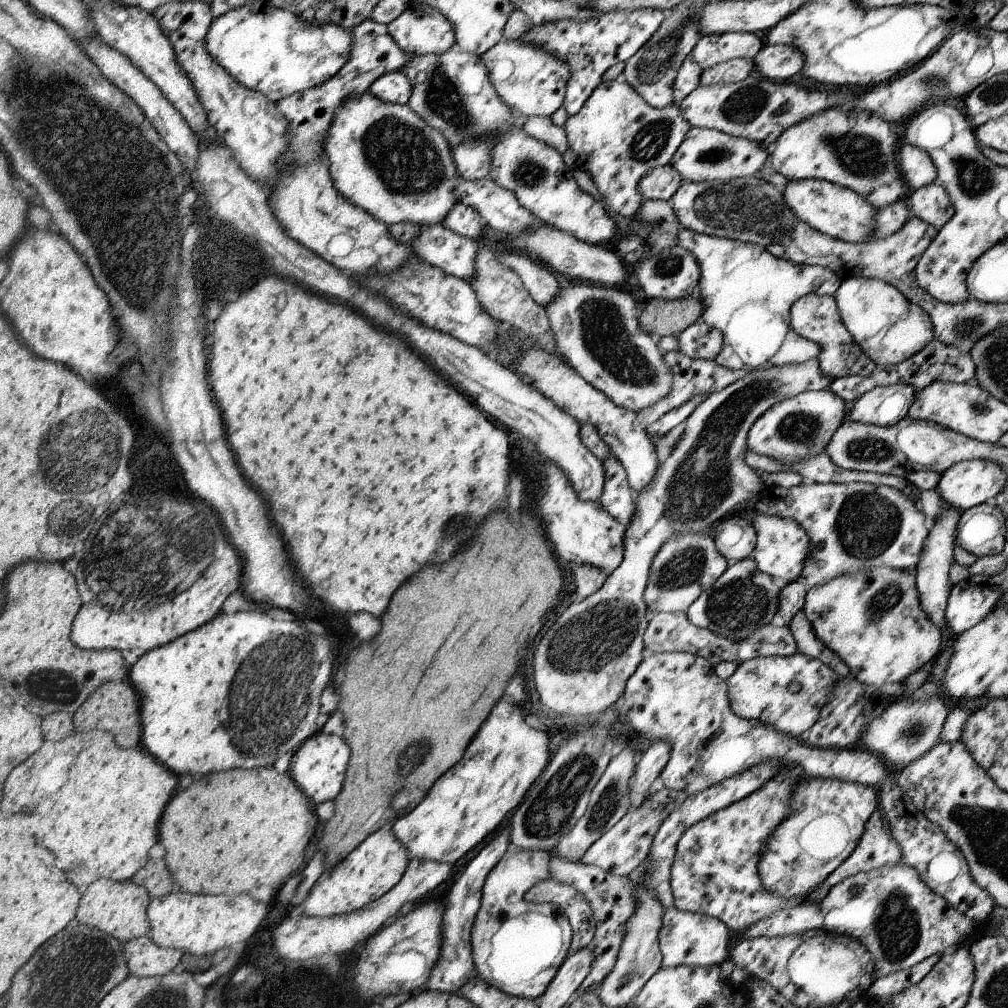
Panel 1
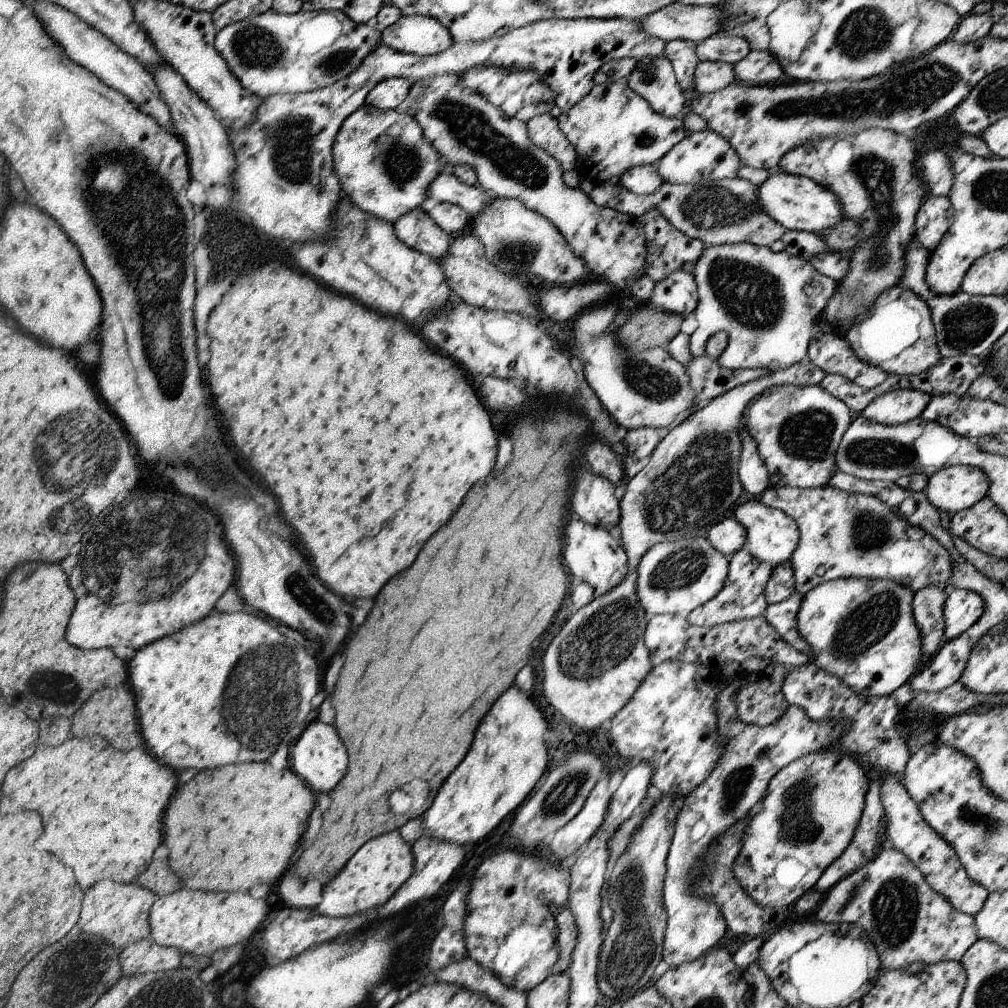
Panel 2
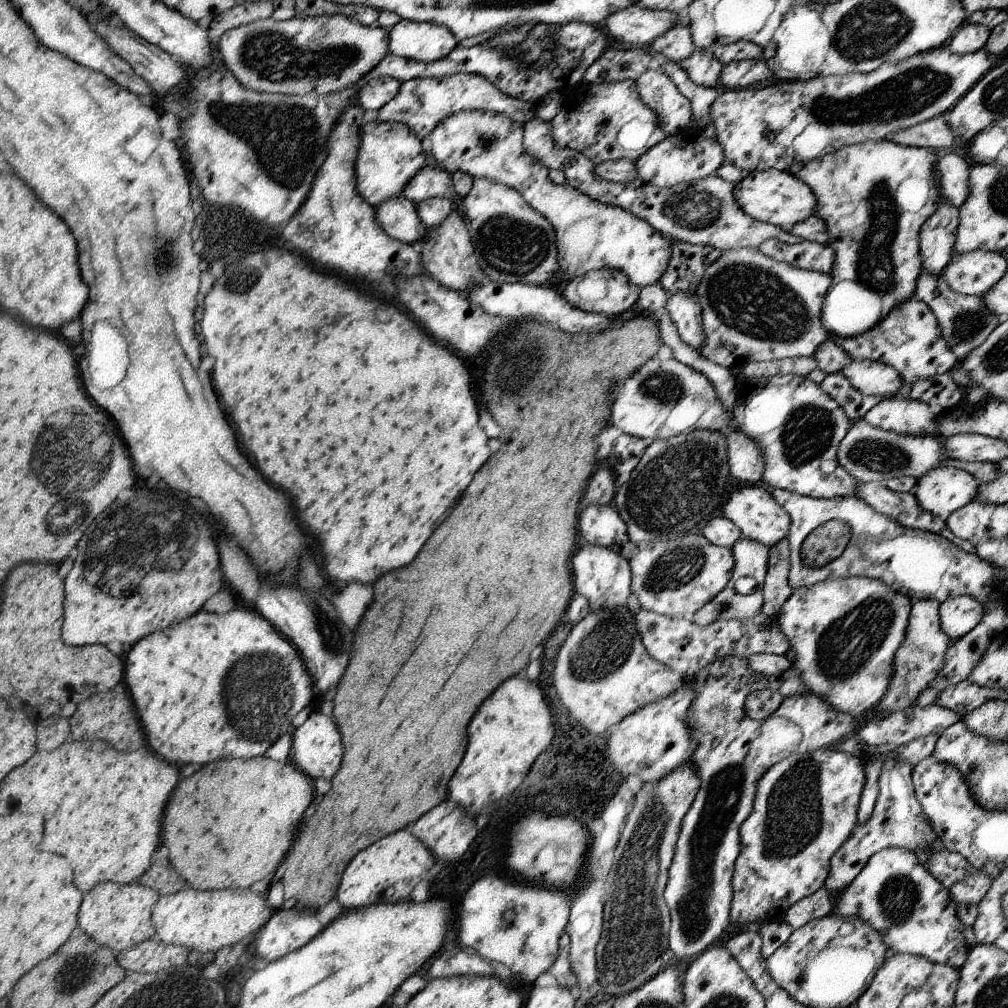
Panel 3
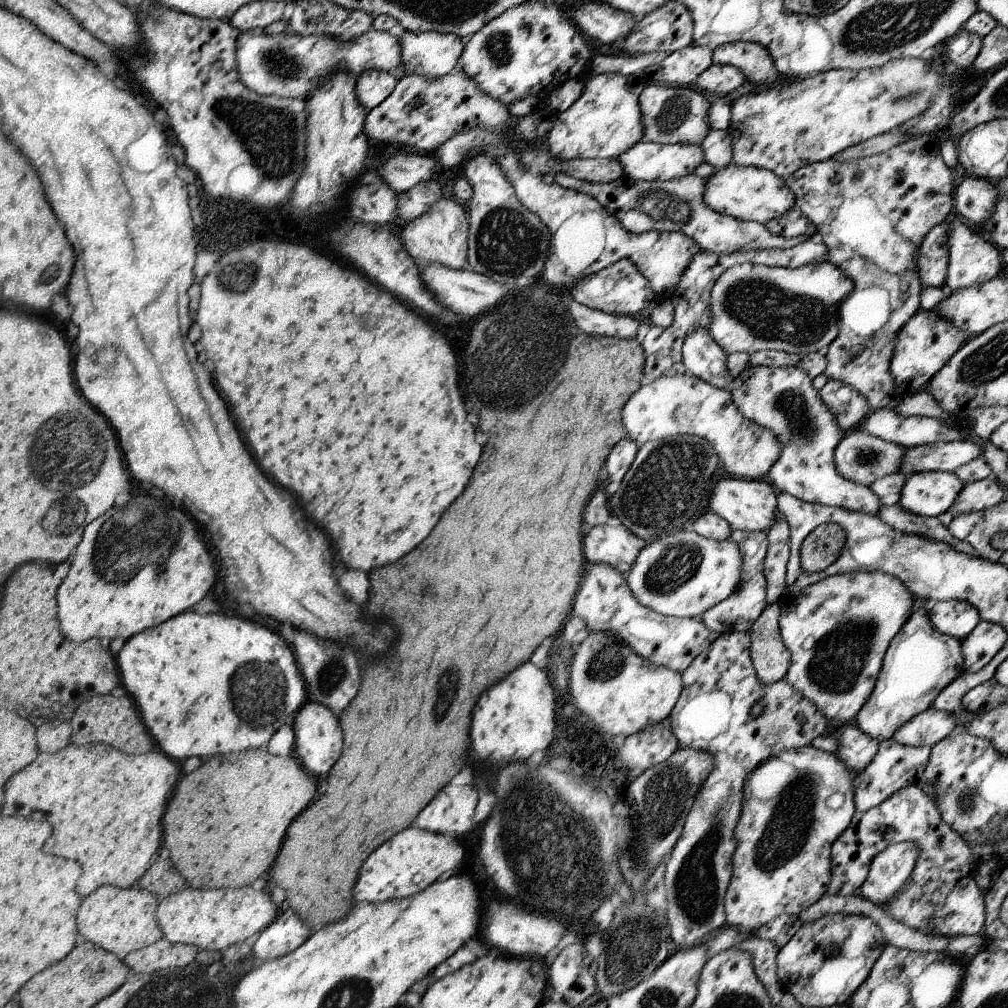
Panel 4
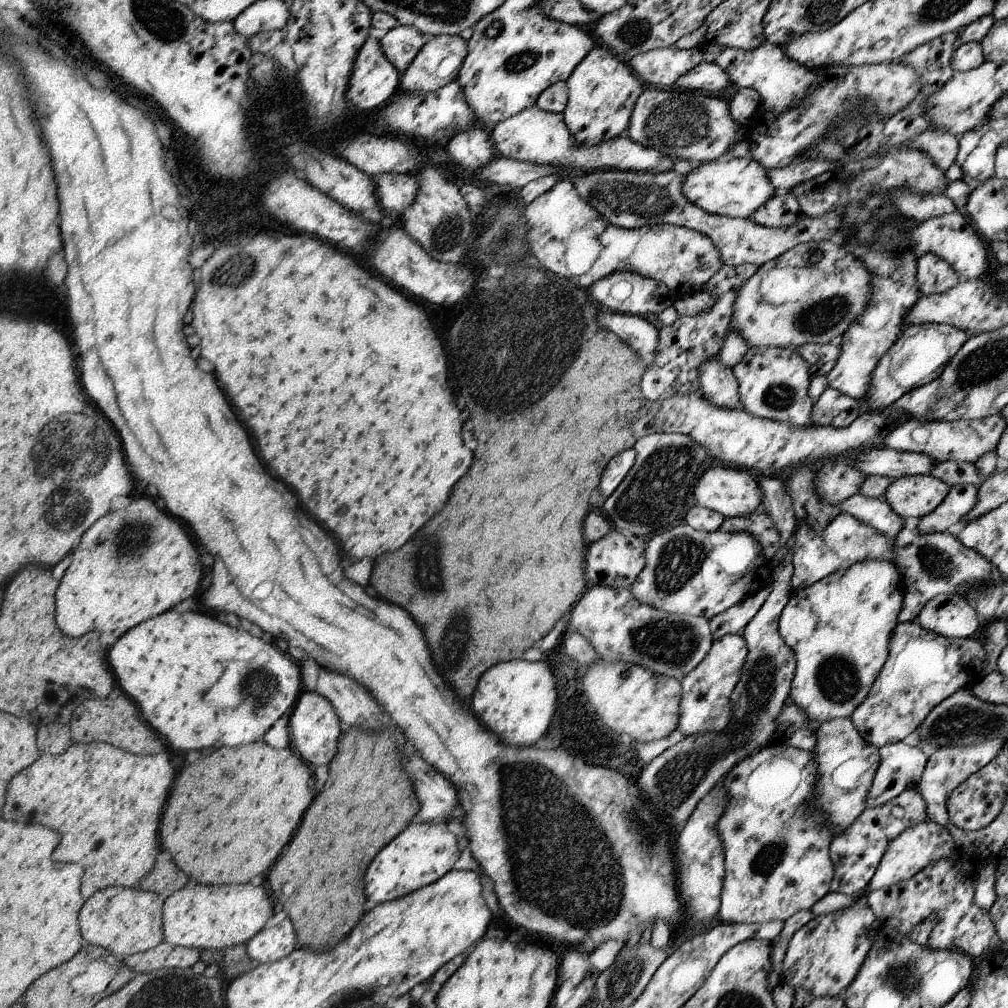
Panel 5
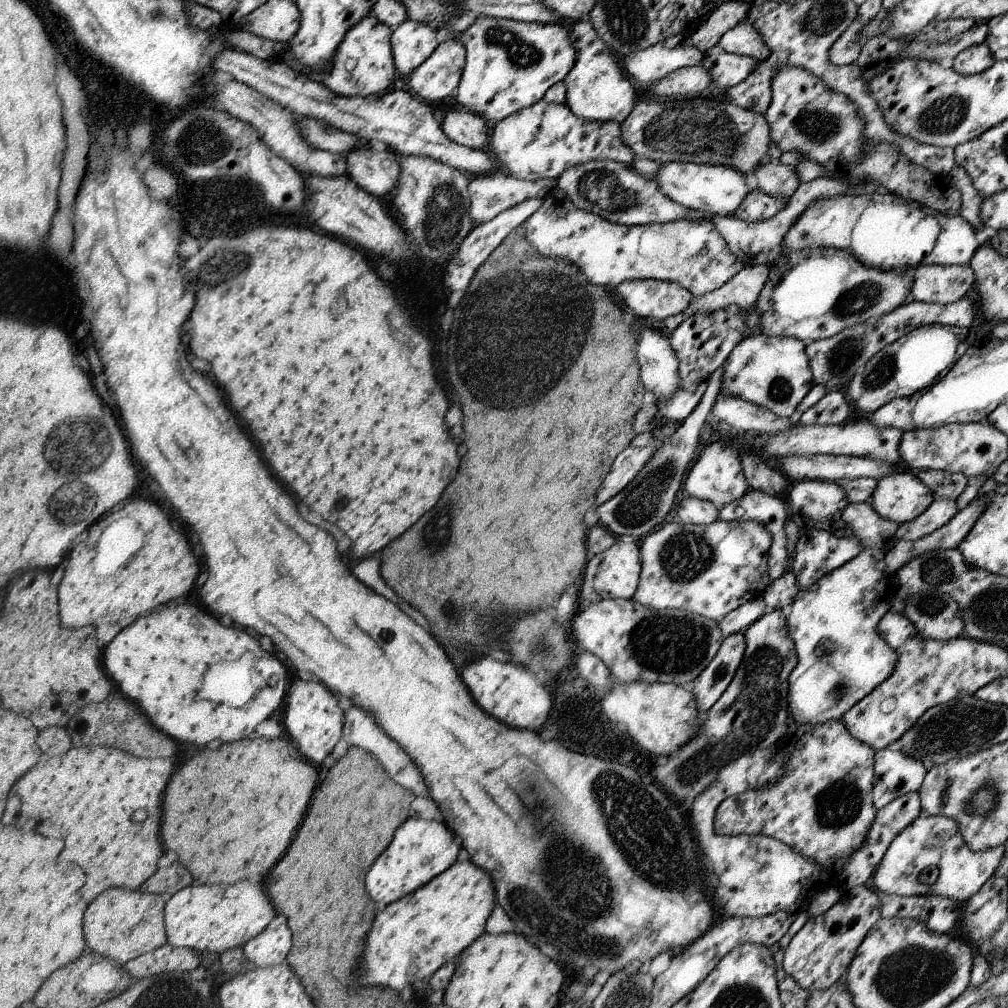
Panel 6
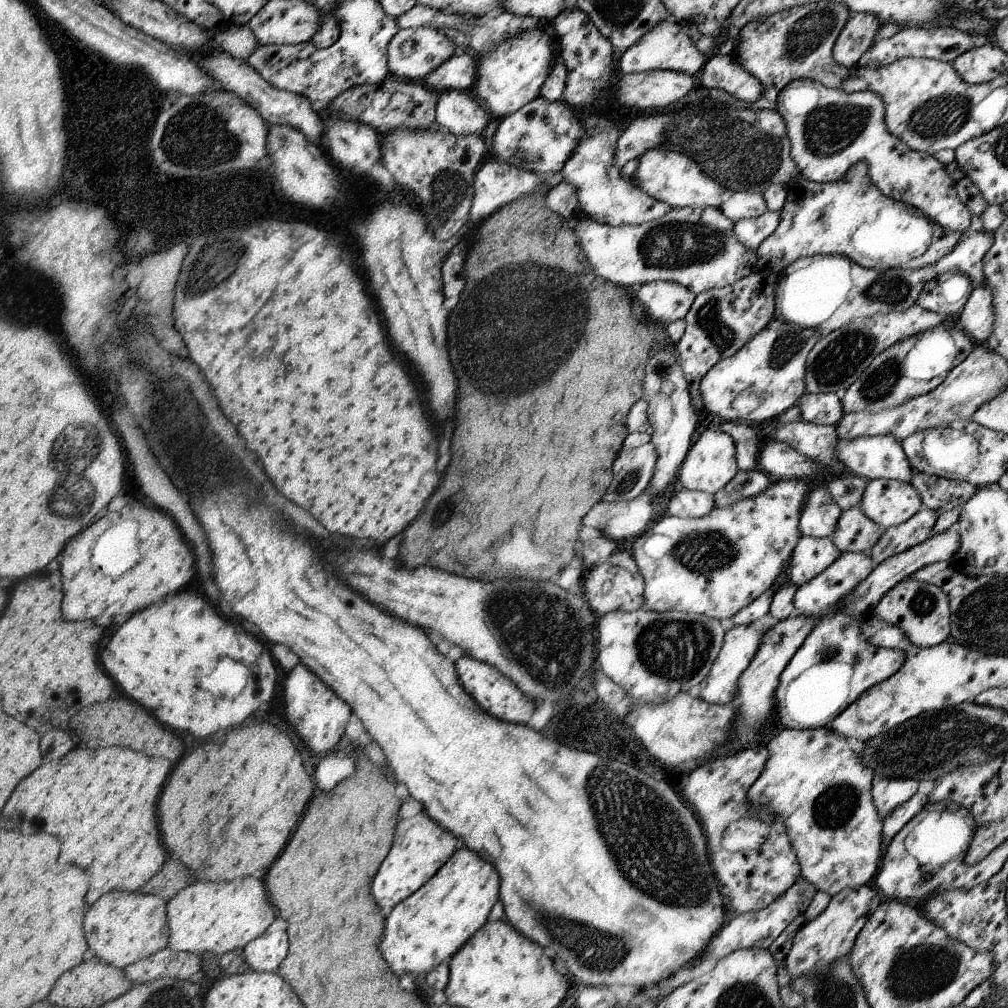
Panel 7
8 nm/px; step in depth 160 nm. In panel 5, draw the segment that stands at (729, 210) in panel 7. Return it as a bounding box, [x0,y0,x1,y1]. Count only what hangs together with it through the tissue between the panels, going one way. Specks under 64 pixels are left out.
[750,191,802,227]

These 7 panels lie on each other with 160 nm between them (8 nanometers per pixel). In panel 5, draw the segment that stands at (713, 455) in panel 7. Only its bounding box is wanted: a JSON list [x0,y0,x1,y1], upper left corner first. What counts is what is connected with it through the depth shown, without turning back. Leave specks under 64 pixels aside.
[693,468,762,518]

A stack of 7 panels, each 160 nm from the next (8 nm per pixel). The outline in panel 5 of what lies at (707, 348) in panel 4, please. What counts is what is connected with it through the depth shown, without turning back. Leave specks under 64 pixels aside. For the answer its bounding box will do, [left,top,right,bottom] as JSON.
[699,355,743,410]

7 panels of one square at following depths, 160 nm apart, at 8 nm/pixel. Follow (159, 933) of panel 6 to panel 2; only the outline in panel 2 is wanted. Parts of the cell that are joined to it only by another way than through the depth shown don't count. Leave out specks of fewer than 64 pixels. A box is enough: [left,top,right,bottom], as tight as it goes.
[80,881,156,950]

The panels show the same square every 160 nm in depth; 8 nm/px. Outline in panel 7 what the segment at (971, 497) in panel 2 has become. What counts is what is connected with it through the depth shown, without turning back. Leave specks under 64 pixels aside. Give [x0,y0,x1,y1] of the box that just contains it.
[858,479,924,529]

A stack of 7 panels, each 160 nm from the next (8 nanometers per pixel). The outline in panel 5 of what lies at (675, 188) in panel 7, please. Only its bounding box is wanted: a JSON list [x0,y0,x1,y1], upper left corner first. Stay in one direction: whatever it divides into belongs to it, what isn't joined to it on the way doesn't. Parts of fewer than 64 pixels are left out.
[681,157,776,219]

